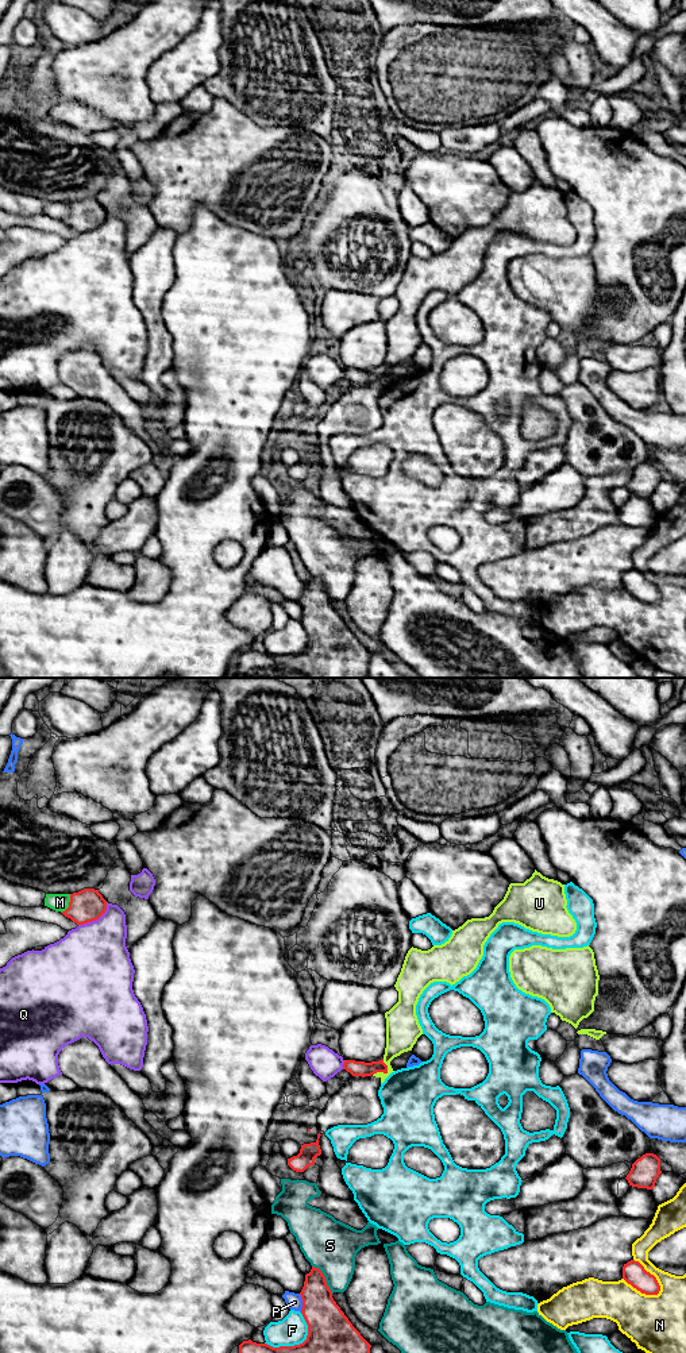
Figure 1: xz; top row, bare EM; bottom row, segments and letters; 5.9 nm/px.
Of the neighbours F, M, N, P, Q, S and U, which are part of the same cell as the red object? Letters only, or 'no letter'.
no letter

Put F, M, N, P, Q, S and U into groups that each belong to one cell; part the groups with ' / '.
F / M / N / P / Q / S / U

